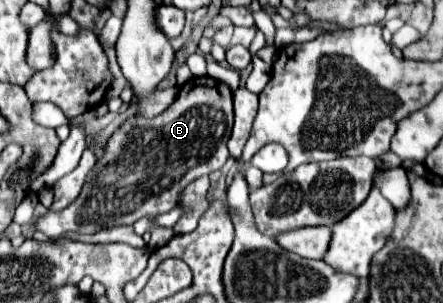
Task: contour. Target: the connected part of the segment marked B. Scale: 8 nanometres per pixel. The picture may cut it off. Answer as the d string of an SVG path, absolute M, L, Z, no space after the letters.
M189 81L179 89L177 99L157 117L141 119L141 115L129 117L105 143L101 159L85 177L79 197L59 213L45 213L35 221L35 231L41 231L49 239L61 237L63 233L97 233L99 227L133 225L145 215L161 215L177 205L179 193L197 177L219 171L229 159L227 141L233 127L233 95L225 83Z

